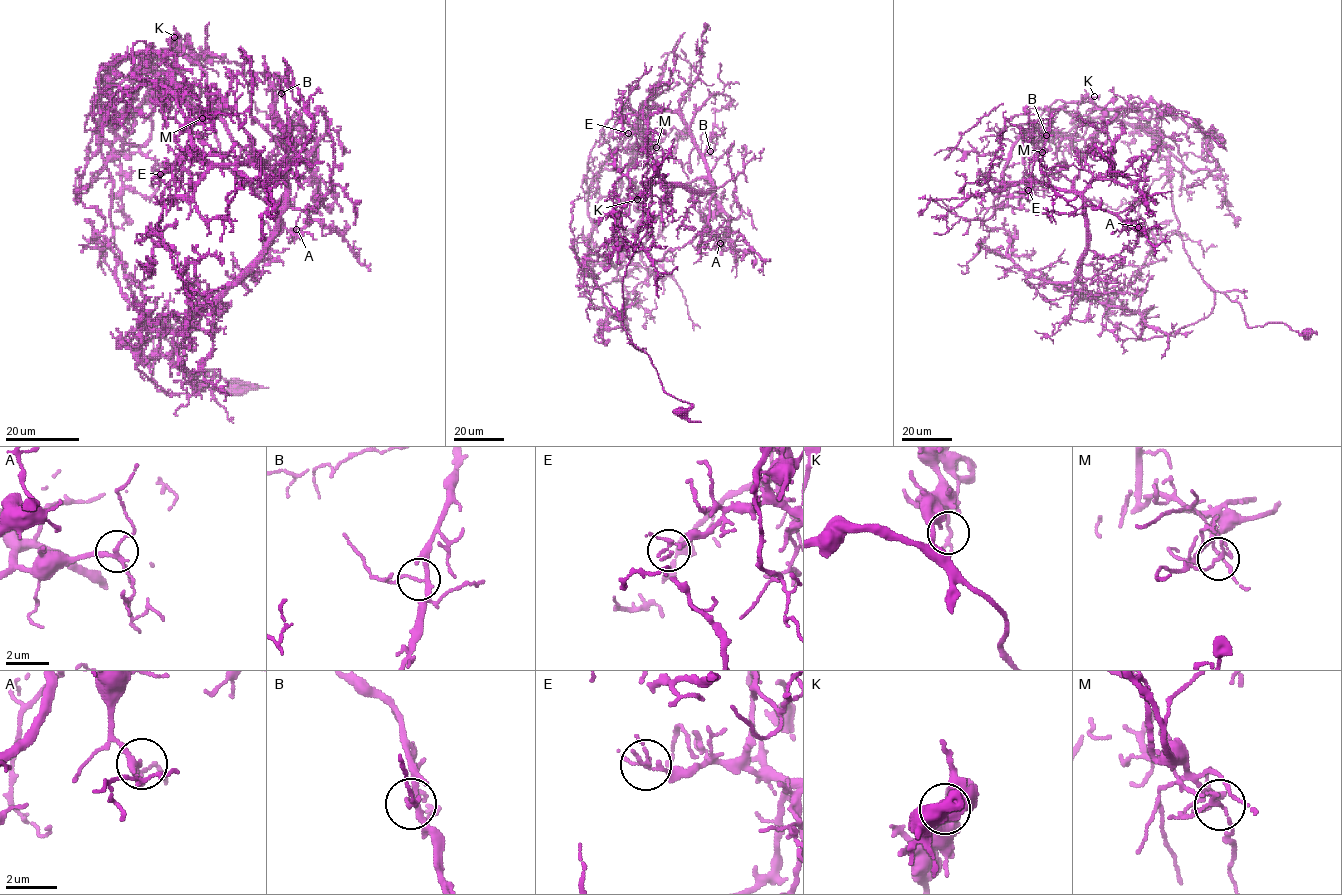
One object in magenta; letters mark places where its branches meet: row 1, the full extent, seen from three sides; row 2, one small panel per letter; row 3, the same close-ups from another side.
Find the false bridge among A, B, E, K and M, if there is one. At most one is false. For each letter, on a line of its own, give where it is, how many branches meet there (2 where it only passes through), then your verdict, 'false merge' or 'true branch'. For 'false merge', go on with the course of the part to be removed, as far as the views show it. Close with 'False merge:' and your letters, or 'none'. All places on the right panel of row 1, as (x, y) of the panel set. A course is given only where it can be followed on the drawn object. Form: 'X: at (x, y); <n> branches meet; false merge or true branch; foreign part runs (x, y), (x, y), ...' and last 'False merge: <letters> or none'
A: at (1138, 227); 3 branches meet; true branch
B: at (1046, 135); 3 branches meet; true branch
E: at (1028, 190); 3 branches meet; true branch
K: at (1094, 96); 3 branches meet; true branch
M: at (1042, 152); 3 branches meet; true branch
False merge: none

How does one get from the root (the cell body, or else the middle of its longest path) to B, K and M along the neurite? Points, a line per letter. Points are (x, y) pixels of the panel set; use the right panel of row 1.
B: (1307, 336), (1249, 327), (1214, 289), (1167, 335), (1104, 329), (1078, 277), (1083, 200), (1031, 176), (1046, 135)
K: (1307, 336), (1282, 323), (1249, 327), (1240, 305), (1204, 281), (1178, 232), (1151, 112), (1094, 110), (1094, 96)
M: (1307, 336), (1282, 323), (1249, 327), (1240, 305), (1201, 277), (1155, 132), (1062, 106), (1035, 144), (1042, 152)

